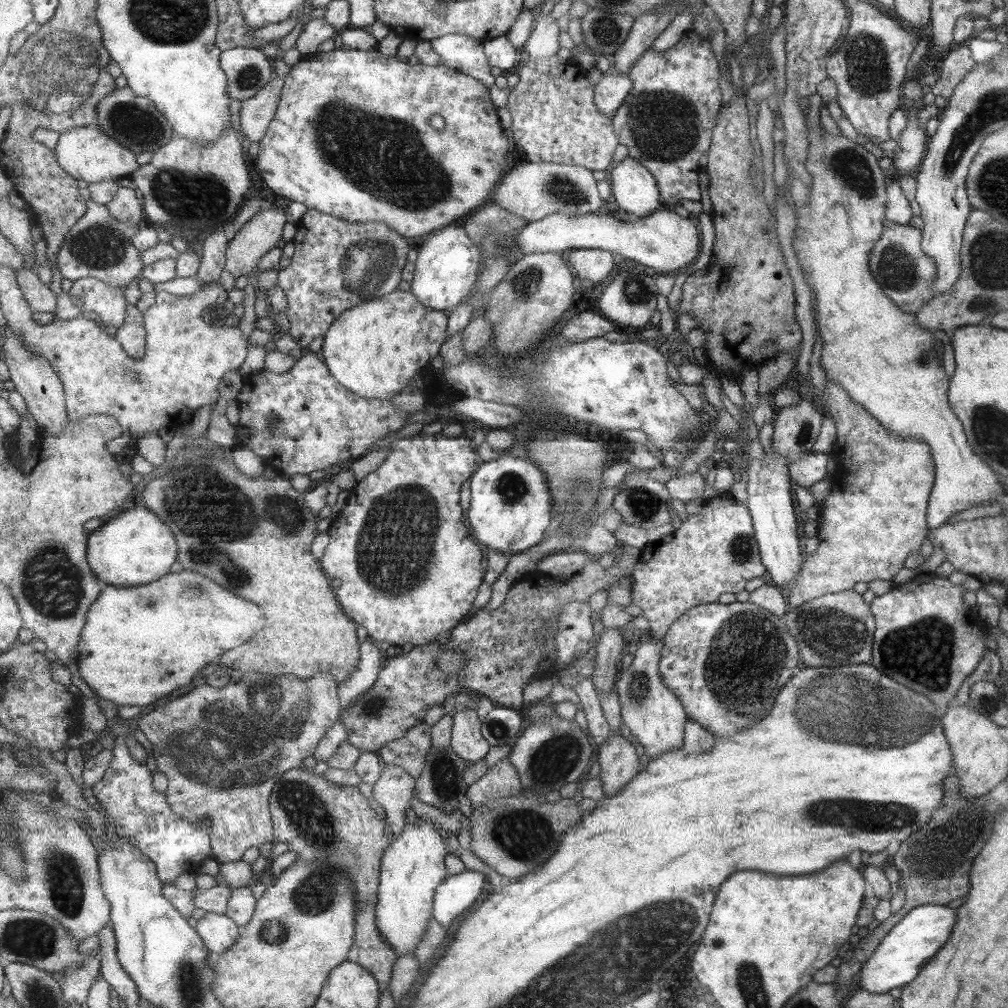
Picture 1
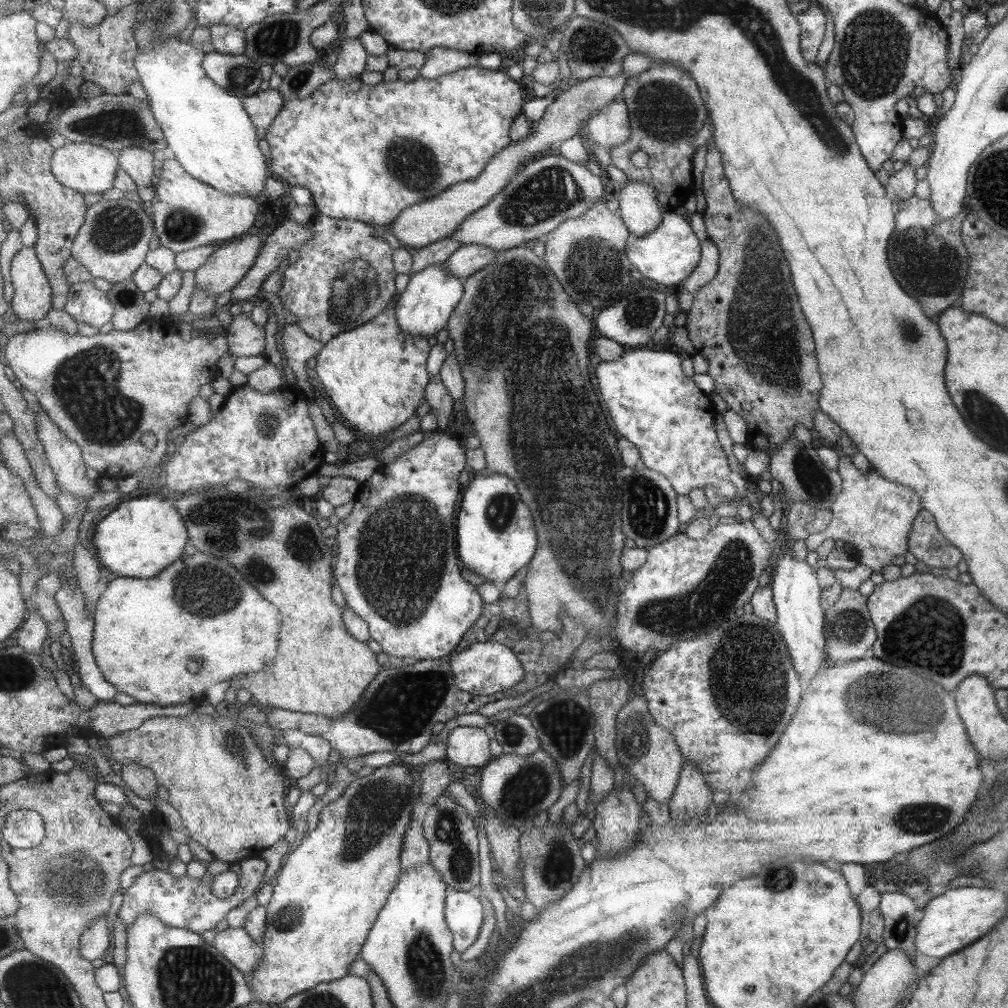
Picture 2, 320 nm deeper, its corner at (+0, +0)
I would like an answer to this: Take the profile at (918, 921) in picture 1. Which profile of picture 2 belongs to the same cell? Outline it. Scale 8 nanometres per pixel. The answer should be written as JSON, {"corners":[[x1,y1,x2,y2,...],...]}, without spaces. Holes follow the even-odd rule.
{"corners":[[958,887,933,897,923,911,924,915,916,926,916,950,931,958,943,958,985,936,1007,914,1007,896,993,888]]}

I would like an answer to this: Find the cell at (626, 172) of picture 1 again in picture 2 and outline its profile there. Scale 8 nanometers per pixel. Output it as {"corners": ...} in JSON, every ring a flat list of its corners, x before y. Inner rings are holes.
{"corners":[[626,181,618,194,618,211,629,232,637,238,645,236,660,226,661,212,656,192,646,182]]}

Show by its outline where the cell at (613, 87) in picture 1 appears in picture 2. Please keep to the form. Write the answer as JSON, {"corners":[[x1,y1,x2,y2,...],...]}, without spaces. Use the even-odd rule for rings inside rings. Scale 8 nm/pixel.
{"corners":[[618,99,600,108,587,121,585,129,588,133,587,143,596,144,608,151,626,142,632,136,632,130,624,101]]}

